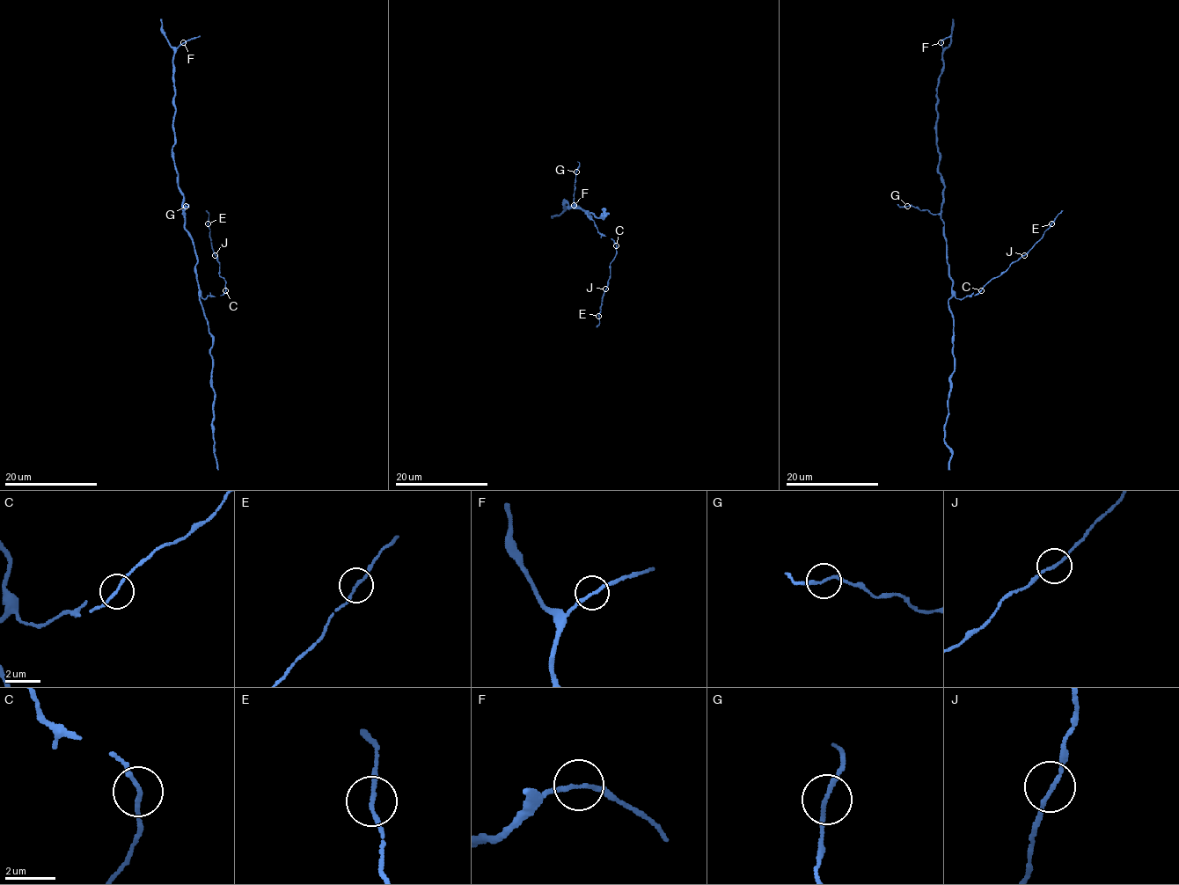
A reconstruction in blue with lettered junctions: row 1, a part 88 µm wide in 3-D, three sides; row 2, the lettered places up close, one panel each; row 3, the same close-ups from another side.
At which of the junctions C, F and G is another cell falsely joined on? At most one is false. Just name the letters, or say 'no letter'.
no letter

